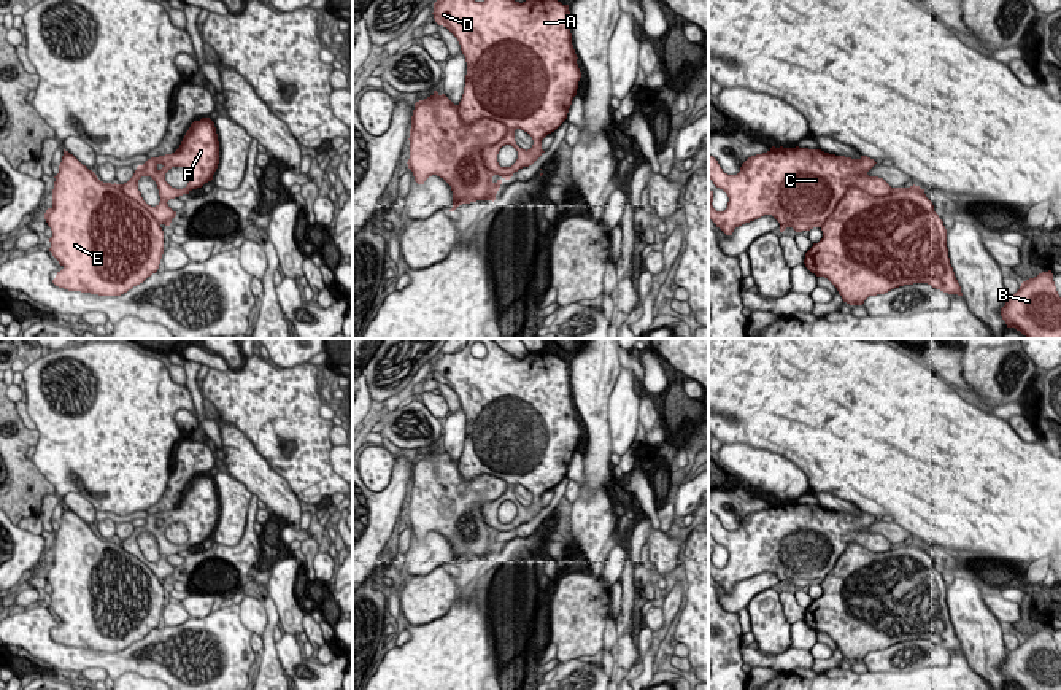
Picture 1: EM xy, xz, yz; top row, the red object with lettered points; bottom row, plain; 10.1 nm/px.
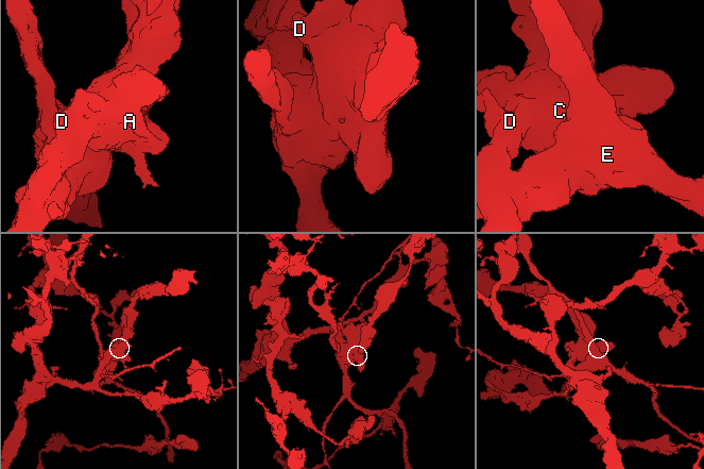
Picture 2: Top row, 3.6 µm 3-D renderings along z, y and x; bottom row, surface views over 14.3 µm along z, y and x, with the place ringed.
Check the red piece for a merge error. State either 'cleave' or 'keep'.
cleave

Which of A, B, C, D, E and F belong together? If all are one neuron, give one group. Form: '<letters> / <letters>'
A C D F / B E

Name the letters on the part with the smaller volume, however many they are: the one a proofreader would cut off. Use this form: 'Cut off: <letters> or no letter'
Cut off: B, E

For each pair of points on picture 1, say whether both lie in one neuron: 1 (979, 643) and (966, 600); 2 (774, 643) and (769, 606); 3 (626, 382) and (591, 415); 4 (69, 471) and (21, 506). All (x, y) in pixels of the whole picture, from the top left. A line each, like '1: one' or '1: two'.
1: one
2: one
3: two
4: two

